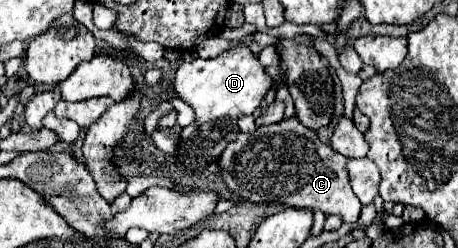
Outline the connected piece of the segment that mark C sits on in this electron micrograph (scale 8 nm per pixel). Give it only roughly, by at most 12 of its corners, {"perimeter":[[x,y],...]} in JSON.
{"perimeter":[[297,117],[219,157],[243,201],[357,221],[345,157]]}

